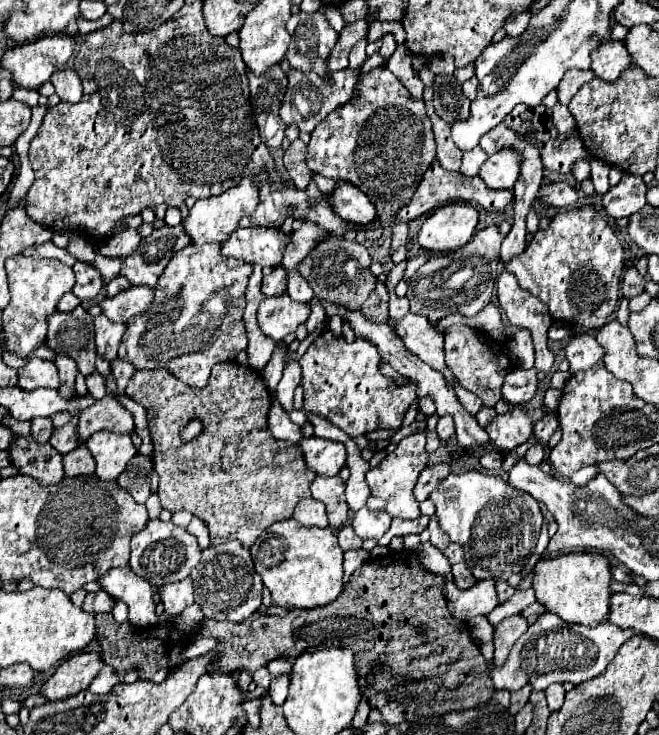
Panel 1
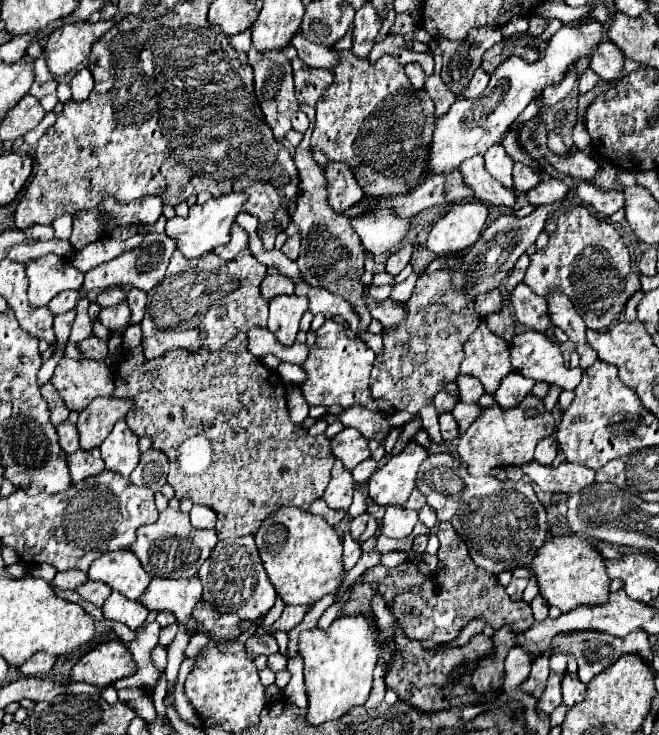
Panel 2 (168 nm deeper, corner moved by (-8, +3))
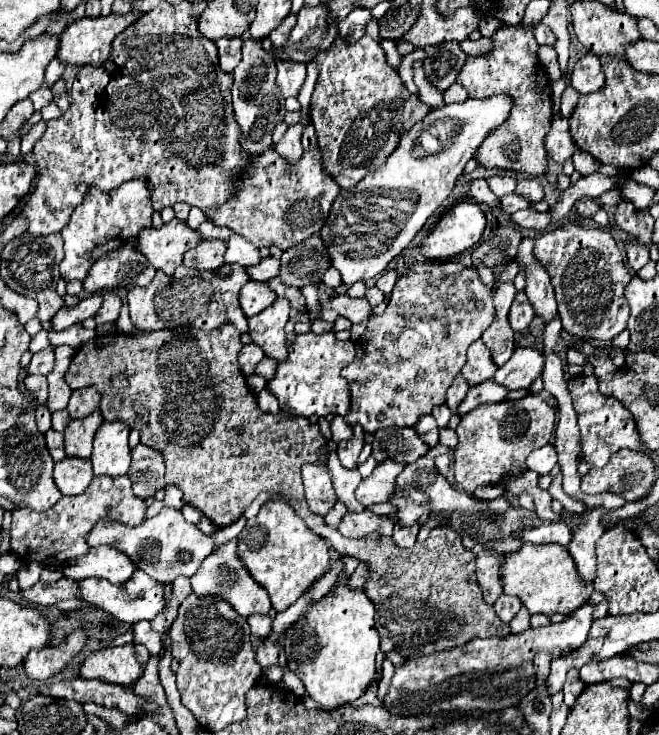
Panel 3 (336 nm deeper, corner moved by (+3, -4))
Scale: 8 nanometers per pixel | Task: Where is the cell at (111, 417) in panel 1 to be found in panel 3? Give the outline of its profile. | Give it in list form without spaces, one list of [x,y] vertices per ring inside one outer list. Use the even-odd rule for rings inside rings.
[[[92,412],[86,418],[72,420],[64,432],[64,450],[66,456],[90,458],[92,454],[92,438],[102,424],[102,414]]]

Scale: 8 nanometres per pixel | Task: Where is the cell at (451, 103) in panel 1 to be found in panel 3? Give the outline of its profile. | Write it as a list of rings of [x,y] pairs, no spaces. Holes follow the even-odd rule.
[[[440,42],[432,46],[422,46],[422,50],[426,54],[424,66],[428,82],[442,92],[448,90],[456,82],[456,76],[466,60],[466,54],[460,50],[460,44]]]

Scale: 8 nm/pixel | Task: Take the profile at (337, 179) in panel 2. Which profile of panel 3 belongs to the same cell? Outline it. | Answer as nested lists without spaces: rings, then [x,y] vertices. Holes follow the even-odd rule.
[[[318,146],[304,150],[300,164],[292,168],[274,148],[250,156],[250,162],[242,168],[234,188],[236,198],[230,198],[218,208],[212,206],[204,210],[206,220],[242,234],[256,248],[278,246],[282,252],[304,242],[304,238],[310,238],[324,226],[330,206],[340,192],[340,186],[336,186],[336,182],[322,170],[322,154]]]

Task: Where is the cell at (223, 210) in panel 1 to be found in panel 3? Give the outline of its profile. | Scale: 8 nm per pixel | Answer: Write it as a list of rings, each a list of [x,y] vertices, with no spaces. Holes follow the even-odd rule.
[[[174,218],[172,222],[164,224],[162,228],[144,228],[138,232],[134,248],[140,250],[148,262],[162,270],[164,274],[174,274],[174,270],[182,264],[182,256],[186,250],[196,246],[200,234]]]

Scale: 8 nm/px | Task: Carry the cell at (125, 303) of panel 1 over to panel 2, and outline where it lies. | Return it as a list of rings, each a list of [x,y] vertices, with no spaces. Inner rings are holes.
[[[117,287],[105,289],[103,293],[97,295],[97,303],[99,303],[101,307],[113,307],[113,305],[119,305],[119,303],[123,303],[123,301],[125,301],[125,291],[123,291],[123,289],[117,289]]]

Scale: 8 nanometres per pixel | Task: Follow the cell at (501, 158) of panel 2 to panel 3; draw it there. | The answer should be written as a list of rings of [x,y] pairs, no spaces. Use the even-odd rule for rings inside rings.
[[[494,176],[494,178],[488,178],[488,186],[490,186],[490,190],[498,196],[498,198],[502,198],[504,194],[510,194],[510,192],[514,192],[516,190],[516,178],[508,178],[508,176]]]

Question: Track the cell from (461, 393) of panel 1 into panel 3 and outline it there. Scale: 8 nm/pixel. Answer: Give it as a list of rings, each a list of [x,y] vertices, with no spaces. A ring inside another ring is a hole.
[[[458,374],[458,376],[454,378],[454,382],[450,384],[448,392],[446,392],[446,406],[448,406],[452,412],[454,412],[454,410],[458,408],[458,404],[464,400],[468,388],[470,388],[470,386],[468,386],[468,382],[464,382],[464,376]]]

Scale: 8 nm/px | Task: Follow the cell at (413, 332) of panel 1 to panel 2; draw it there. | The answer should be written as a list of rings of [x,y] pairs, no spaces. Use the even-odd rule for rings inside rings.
[[[365,291],[365,301],[371,309],[373,319],[377,319],[383,327],[399,327],[399,323],[403,323],[403,319],[407,319],[405,303],[397,303],[393,299],[387,299],[383,303],[375,303],[373,299],[367,297],[367,291]]]

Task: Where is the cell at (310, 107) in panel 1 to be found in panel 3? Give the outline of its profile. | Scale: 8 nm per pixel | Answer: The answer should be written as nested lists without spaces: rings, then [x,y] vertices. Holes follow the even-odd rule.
[[[278,60],[278,86],[284,94],[284,98],[288,96],[298,96],[304,78],[306,78],[306,64],[300,62],[282,62]]]

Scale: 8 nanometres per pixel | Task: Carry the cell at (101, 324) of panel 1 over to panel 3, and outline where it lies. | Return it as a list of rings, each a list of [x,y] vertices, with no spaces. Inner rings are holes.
[[[106,292],[100,310],[94,314],[96,324],[116,322],[116,318],[118,318],[118,314],[120,314],[120,308],[122,308],[122,300],[120,300],[120,296],[114,294],[114,292]]]

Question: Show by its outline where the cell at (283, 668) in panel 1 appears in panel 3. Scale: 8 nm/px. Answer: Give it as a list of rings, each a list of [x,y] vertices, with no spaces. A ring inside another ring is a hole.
[[[254,614],[248,618],[248,623],[250,626],[250,632],[253,636],[257,638],[266,638],[270,636],[270,616],[260,616],[260,614]]]

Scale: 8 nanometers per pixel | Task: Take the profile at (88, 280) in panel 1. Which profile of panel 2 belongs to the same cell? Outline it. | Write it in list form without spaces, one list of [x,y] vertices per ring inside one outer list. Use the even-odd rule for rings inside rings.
[[[149,233],[143,243],[139,247],[135,247],[133,251],[127,251],[107,263],[101,263],[97,267],[93,267],[91,271],[85,273],[85,281],[83,281],[83,291],[91,293],[97,289],[109,289],[109,287],[121,287],[121,289],[131,289],[137,287],[141,291],[151,291],[151,287],[155,287],[163,275],[165,275],[165,267],[171,259],[175,251],[175,241],[169,239],[169,235],[165,233]]]

